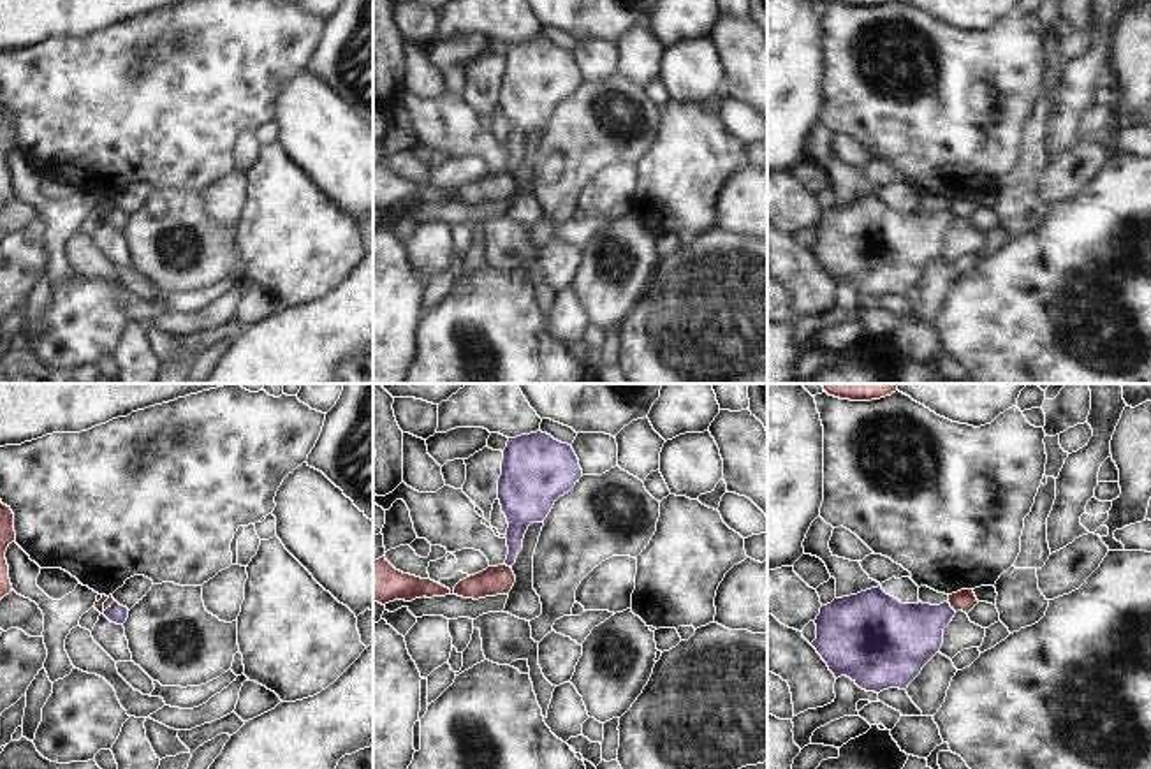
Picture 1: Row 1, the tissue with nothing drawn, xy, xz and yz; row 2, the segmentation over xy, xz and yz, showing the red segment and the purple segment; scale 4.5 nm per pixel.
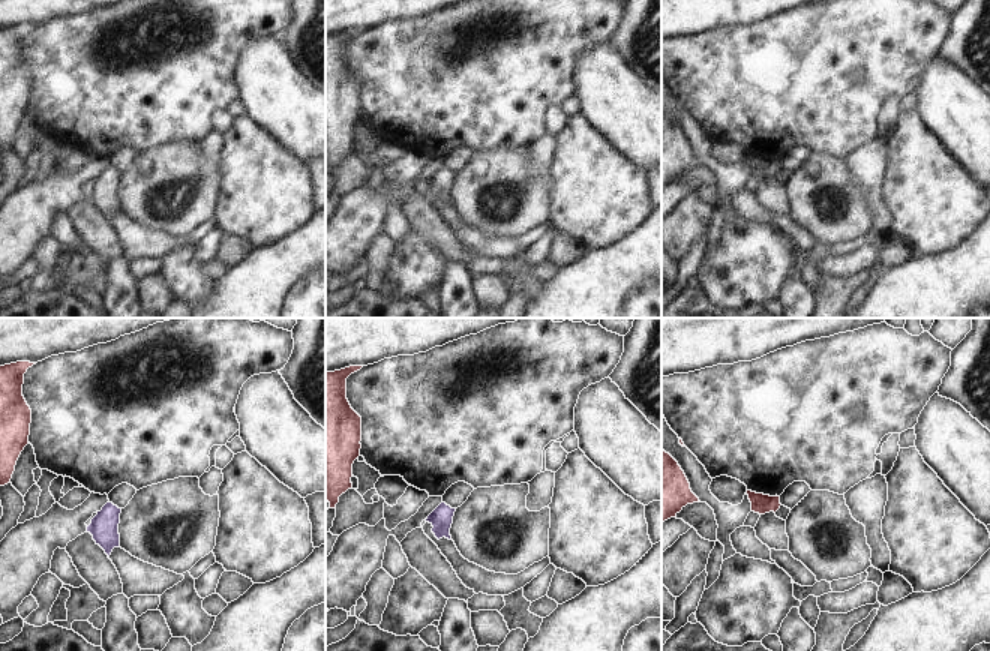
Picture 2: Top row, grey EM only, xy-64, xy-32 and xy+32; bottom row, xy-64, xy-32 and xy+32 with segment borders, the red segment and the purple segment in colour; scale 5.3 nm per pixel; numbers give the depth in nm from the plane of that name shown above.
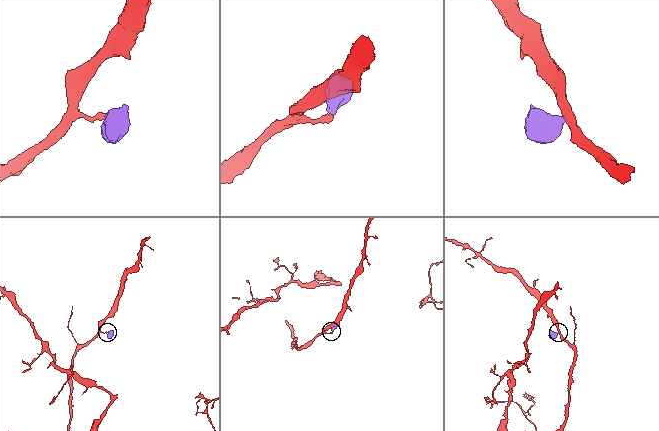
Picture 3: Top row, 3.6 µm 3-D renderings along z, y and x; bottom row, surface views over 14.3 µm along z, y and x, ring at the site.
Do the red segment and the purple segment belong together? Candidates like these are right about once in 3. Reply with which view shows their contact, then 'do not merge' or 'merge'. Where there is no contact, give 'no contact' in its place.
contact in yz; do not merge

